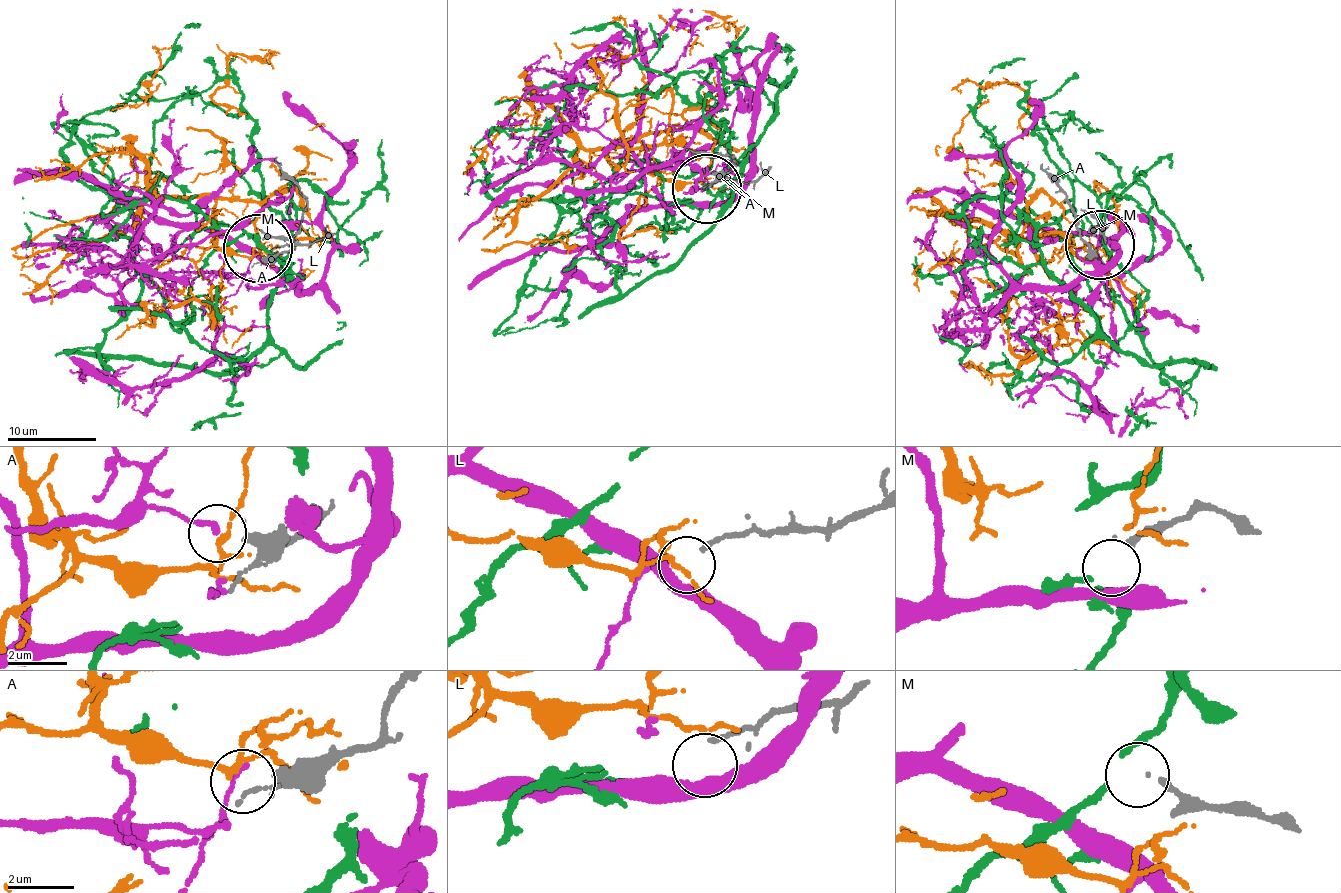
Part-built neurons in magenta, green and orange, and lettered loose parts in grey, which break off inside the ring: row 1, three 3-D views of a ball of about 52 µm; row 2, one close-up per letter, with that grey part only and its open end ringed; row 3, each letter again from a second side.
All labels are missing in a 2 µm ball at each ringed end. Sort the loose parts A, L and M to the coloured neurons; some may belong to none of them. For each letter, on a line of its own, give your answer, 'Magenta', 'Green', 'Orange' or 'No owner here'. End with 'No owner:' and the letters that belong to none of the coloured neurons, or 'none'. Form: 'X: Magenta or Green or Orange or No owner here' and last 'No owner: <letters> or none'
A: No owner here
L: No owner here
M: Green
No owner: A, L

